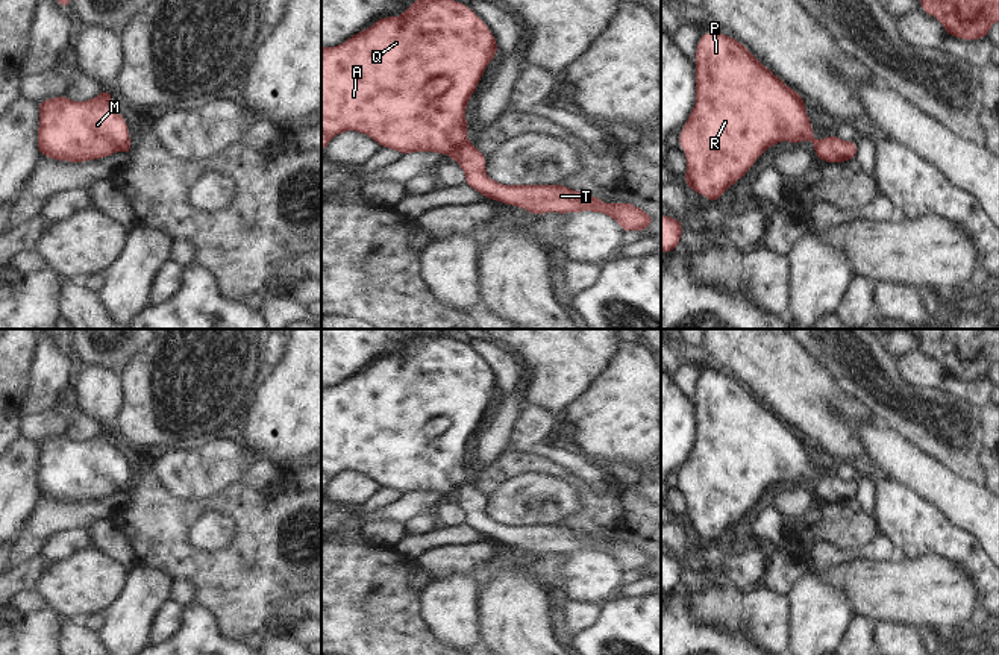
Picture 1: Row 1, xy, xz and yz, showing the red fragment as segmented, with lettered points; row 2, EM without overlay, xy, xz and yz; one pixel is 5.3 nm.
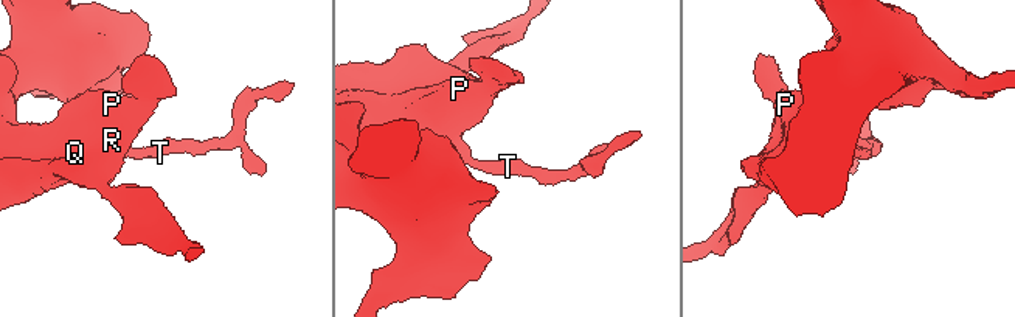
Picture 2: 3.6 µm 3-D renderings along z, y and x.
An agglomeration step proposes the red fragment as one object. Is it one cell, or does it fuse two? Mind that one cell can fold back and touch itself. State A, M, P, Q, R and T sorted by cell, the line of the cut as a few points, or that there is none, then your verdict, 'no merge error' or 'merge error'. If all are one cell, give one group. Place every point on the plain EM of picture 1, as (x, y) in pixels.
A M P Q R / T | xz (467, 481), (450, 496) | merge error

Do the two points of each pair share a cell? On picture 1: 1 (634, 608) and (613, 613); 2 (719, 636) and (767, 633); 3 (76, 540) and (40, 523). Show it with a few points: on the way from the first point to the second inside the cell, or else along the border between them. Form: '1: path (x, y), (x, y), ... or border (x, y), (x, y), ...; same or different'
1: path (629, 613), (617, 613); same
2: border (711, 622), (742, 631), (752, 639); different
3: border (85, 528), (67, 528), (55, 532), (38, 552); different

